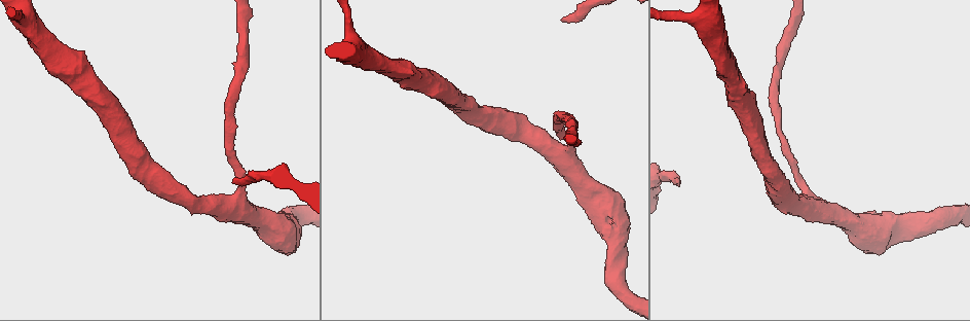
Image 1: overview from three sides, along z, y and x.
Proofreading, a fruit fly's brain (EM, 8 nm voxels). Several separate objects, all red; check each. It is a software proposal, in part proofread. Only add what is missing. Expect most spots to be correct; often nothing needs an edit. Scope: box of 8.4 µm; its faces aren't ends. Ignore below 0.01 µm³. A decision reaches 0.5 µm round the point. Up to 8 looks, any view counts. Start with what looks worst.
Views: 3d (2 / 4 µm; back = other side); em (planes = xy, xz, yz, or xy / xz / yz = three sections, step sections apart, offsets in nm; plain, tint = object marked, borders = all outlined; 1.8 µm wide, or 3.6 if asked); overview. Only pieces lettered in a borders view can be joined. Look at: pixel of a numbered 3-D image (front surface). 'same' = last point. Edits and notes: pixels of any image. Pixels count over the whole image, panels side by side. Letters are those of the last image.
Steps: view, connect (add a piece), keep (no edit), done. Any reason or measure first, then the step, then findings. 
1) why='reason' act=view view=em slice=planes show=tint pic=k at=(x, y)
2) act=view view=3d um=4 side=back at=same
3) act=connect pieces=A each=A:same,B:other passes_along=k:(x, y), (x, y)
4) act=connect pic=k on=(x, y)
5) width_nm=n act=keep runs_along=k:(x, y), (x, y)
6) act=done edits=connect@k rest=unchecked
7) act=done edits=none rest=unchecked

why='branch stops here' act=view view=3d um=4 pic=1 at=(680, 183)

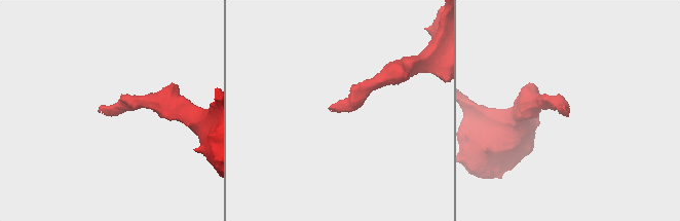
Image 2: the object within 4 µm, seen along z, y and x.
why='shape alone is not enough' act=view view=em slice=planes show=borders pic=2 at=(566, 110)

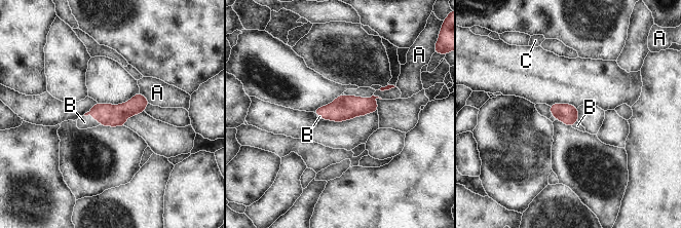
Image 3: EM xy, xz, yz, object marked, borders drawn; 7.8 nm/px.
longest_contact=B:150nm act=connect pic=3 on=(84, 122) each=A:other,B:same,C:other found='it goes on there'

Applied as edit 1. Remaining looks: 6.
act=view view=overview

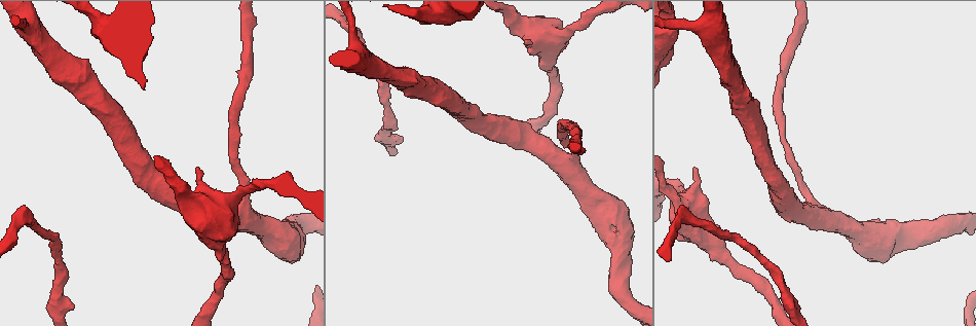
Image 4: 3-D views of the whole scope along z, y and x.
why='thick end' act=view view=em um=3.6 slice=xy step=4 show=borders pic=4 at=(627, 251)

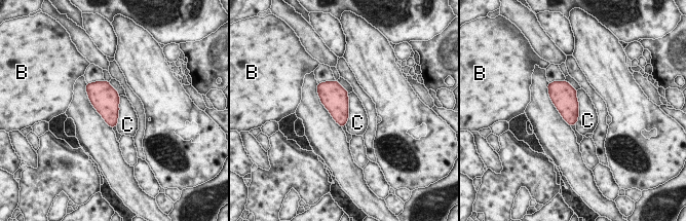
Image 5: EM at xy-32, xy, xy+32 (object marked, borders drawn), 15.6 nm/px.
act=view view=em um=3.6 slice=planes show=borders at=same

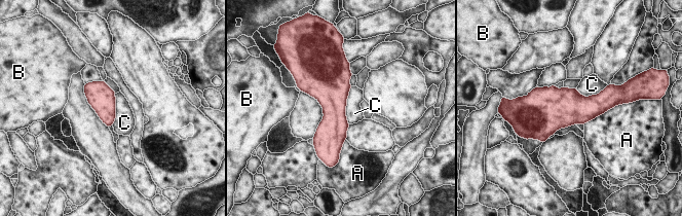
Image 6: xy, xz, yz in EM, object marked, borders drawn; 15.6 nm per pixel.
act=keep each=A:other,B:other,C:other border=6:(351, 86), (346, 105), (348, 123) found='no lettered piece goes on from it'

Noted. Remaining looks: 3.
why='small branch off a trunk' act=view view=em um=3.6 slice=planes show=tint pic=4 at=(243, 208)

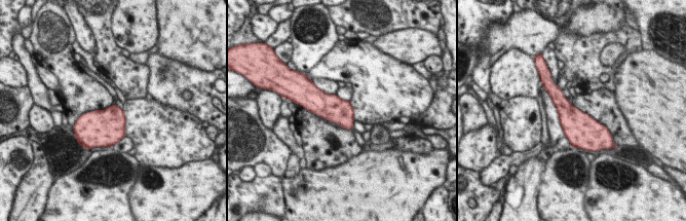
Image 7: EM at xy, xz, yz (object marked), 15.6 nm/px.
why='what lies round it' act=view view=em um=3.6 slice=planes show=borders at=same

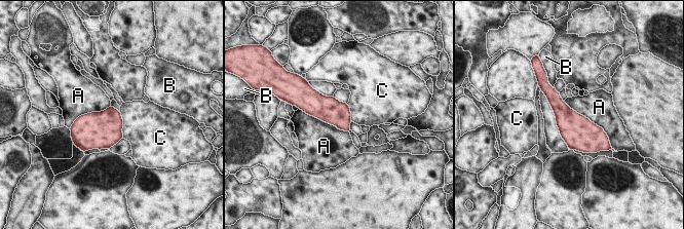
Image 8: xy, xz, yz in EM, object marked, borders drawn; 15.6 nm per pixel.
width_nm=400 act=keep each=A:other,B:other,C:other found='none of them fits'

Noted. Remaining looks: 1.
act=done edits=connect@3 rest=unchecked

